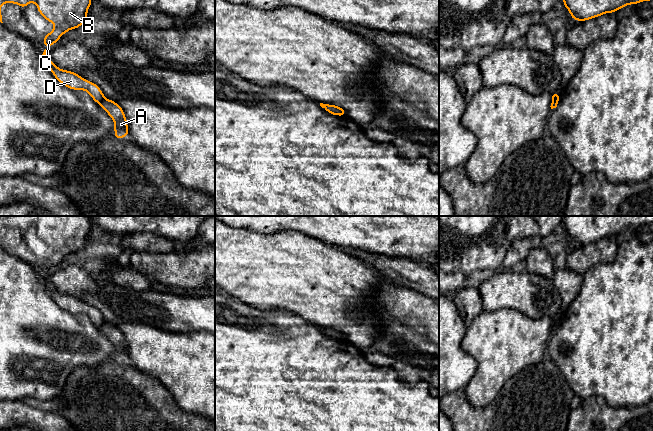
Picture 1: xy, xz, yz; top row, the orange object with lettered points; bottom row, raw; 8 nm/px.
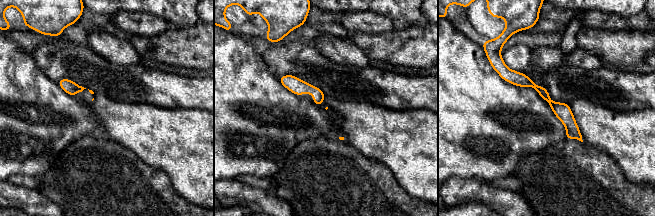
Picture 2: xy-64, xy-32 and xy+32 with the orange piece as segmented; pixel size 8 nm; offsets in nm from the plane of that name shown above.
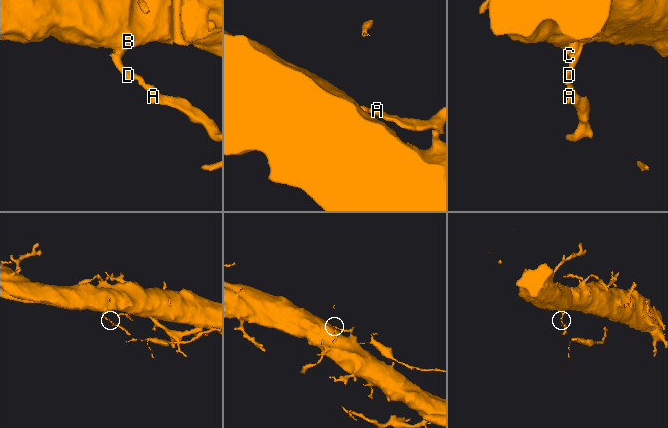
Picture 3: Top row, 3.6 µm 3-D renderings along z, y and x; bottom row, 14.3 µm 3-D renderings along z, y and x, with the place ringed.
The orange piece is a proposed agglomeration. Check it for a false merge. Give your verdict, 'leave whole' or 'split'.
split

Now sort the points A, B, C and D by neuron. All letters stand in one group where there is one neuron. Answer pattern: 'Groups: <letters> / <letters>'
Groups: A / B C D

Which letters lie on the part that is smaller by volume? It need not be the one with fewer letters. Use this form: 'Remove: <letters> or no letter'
Remove: A

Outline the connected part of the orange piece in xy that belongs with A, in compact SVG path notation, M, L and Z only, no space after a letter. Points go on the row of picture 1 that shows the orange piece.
M104 99L100 105L108 113L108 115L113 119L115 123L114 137L116 139L127 137L129 131L127 125L127 118L125 117L123 109L116 102L110 99Z

